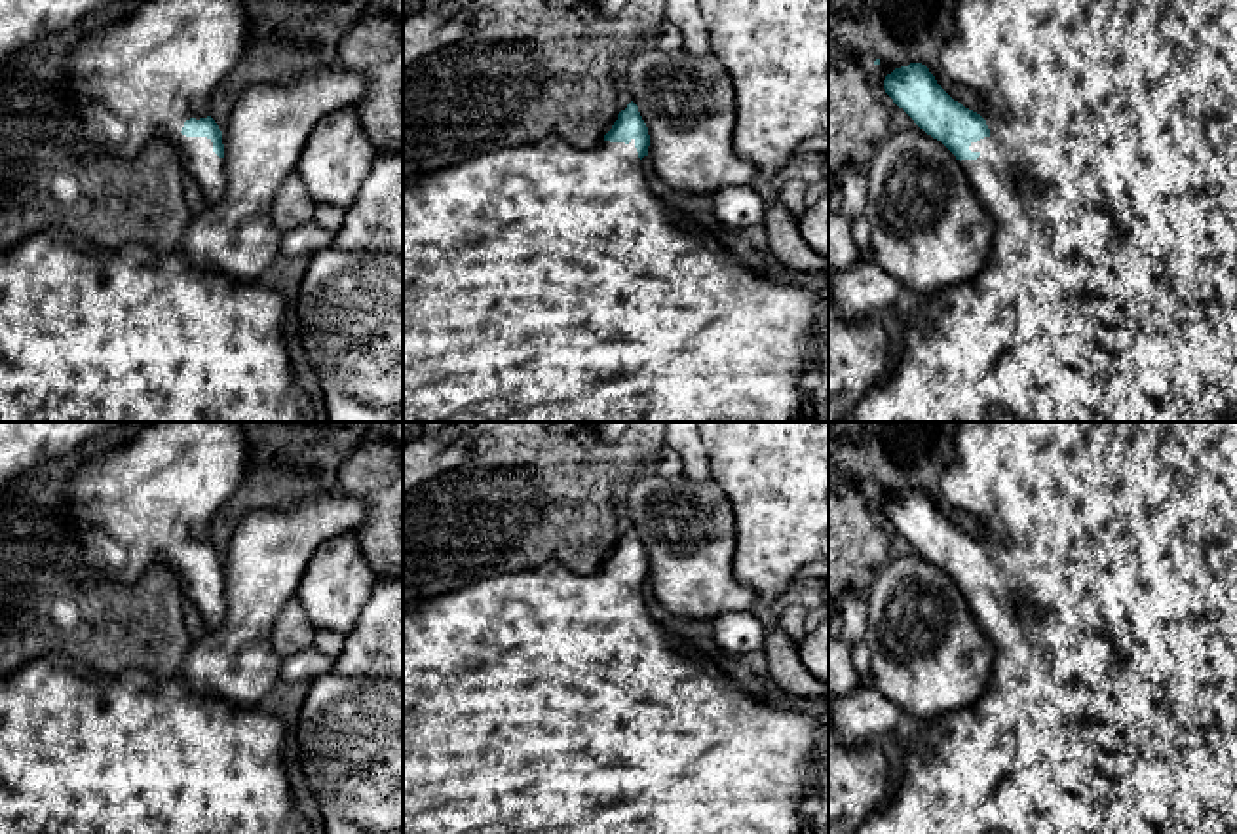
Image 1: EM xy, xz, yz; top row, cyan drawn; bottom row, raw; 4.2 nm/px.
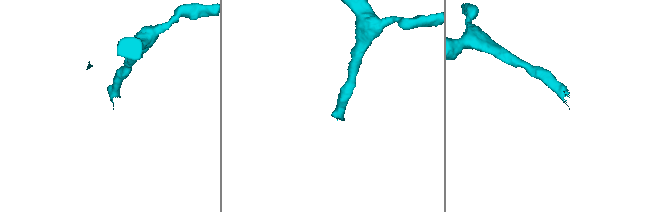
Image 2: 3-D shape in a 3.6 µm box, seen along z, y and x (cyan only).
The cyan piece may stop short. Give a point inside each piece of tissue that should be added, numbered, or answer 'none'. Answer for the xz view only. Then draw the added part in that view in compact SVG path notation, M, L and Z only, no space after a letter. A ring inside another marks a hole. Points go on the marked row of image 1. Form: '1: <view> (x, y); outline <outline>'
1: xz (540, 284); outline M547 137L536 144L494 150L403 188L403 422L804 422L806 405L800 399L800 386L808 382L809 357L821 344L817 338L817 312L823 304L827 304L823 291L804 279L796 283L768 281L766 275L751 272L720 243L699 239L676 224L646 184L635 139L629 144L602 141L593 150L578 150L559 137Z

